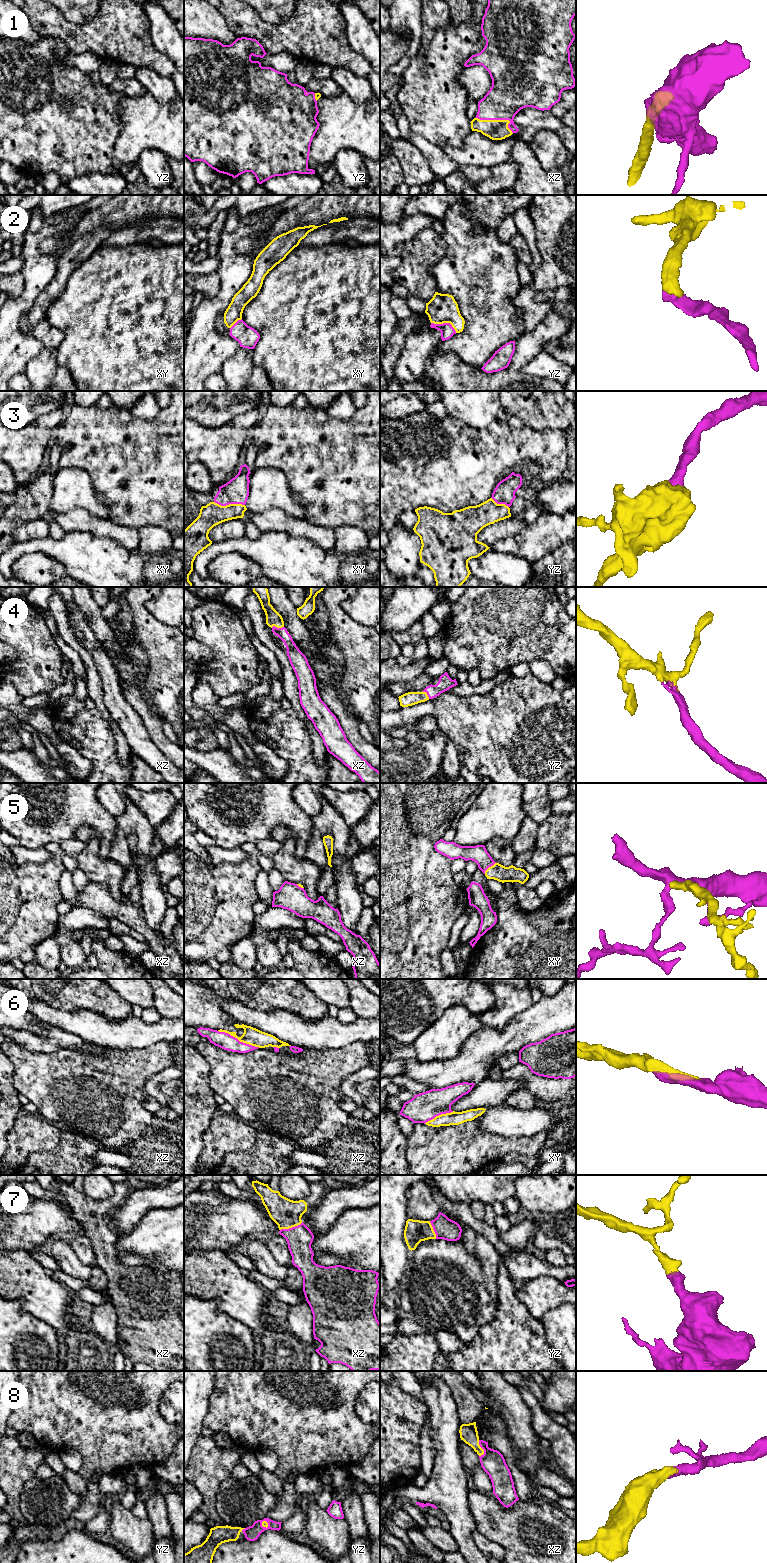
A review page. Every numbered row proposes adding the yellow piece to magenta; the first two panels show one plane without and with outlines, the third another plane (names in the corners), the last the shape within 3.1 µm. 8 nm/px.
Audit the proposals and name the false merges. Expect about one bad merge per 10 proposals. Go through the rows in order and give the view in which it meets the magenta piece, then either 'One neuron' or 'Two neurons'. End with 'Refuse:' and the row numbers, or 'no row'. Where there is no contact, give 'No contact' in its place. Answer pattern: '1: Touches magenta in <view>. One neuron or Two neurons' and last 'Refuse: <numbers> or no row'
1: Touches magenta in xz. One neuron
2: Touches magenta in yz. One neuron
3: Touches magenta in xy. One neuron
4: Touches magenta in xz. One neuron
5: Touches magenta in xy. One neuron
6: Touches magenta in xz. One neuron
7: Touches magenta in xz. One neuron
8: Touches magenta in xz. One neuron
Refuse: no row

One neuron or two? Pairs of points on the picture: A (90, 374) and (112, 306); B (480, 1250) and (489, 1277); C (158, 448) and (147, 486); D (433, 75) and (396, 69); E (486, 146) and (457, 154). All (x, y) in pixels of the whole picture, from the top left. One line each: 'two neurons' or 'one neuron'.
A: one neuron
B: one neuron
C: one neuron
D: two neurons
E: one neuron

